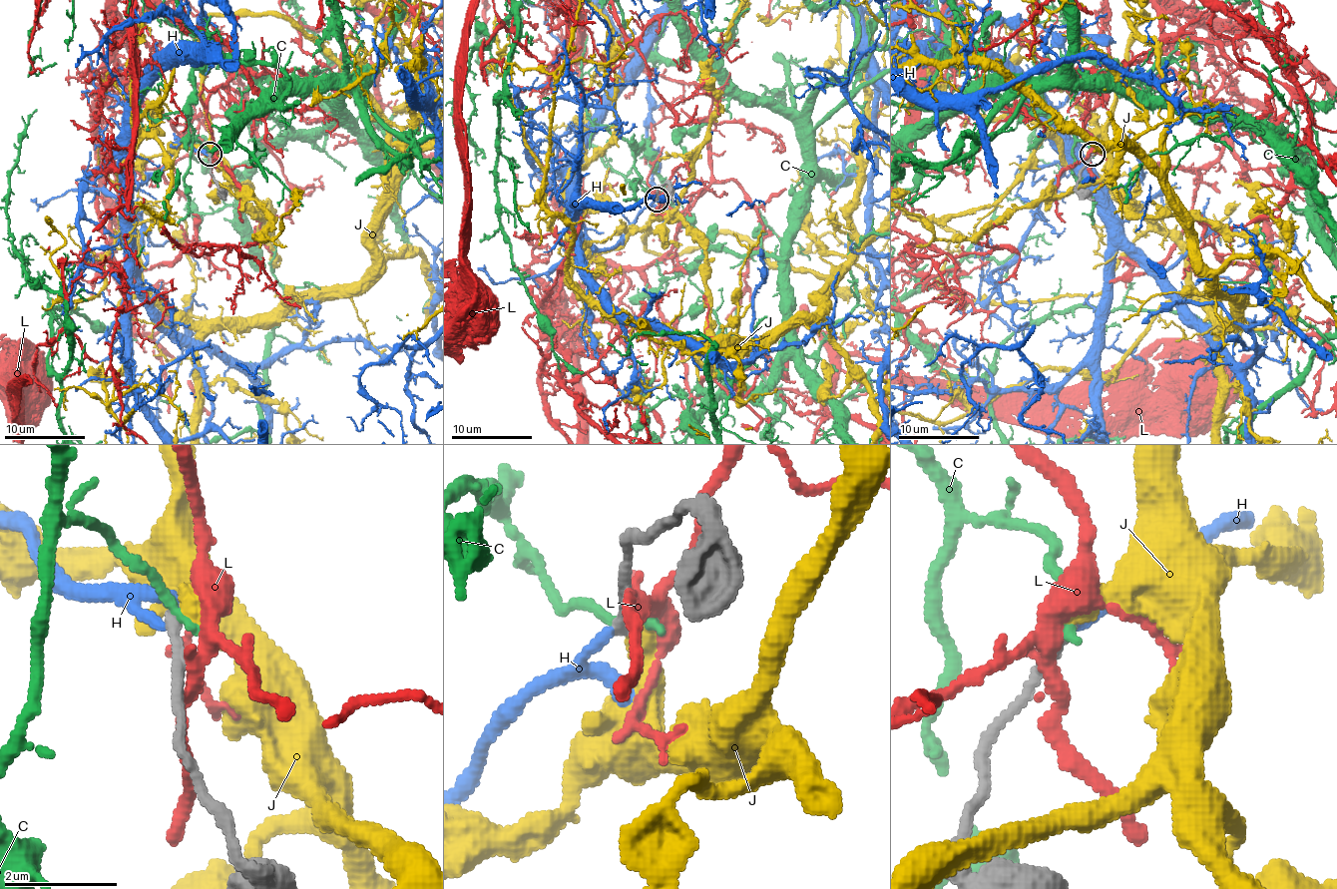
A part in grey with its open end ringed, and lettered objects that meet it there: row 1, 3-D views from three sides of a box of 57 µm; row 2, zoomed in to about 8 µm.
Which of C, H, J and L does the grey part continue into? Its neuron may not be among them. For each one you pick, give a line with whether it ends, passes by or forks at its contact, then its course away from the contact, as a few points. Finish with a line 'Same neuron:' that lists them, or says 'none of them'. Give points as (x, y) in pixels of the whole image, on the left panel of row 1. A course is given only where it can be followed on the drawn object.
Same neuron: none of them

